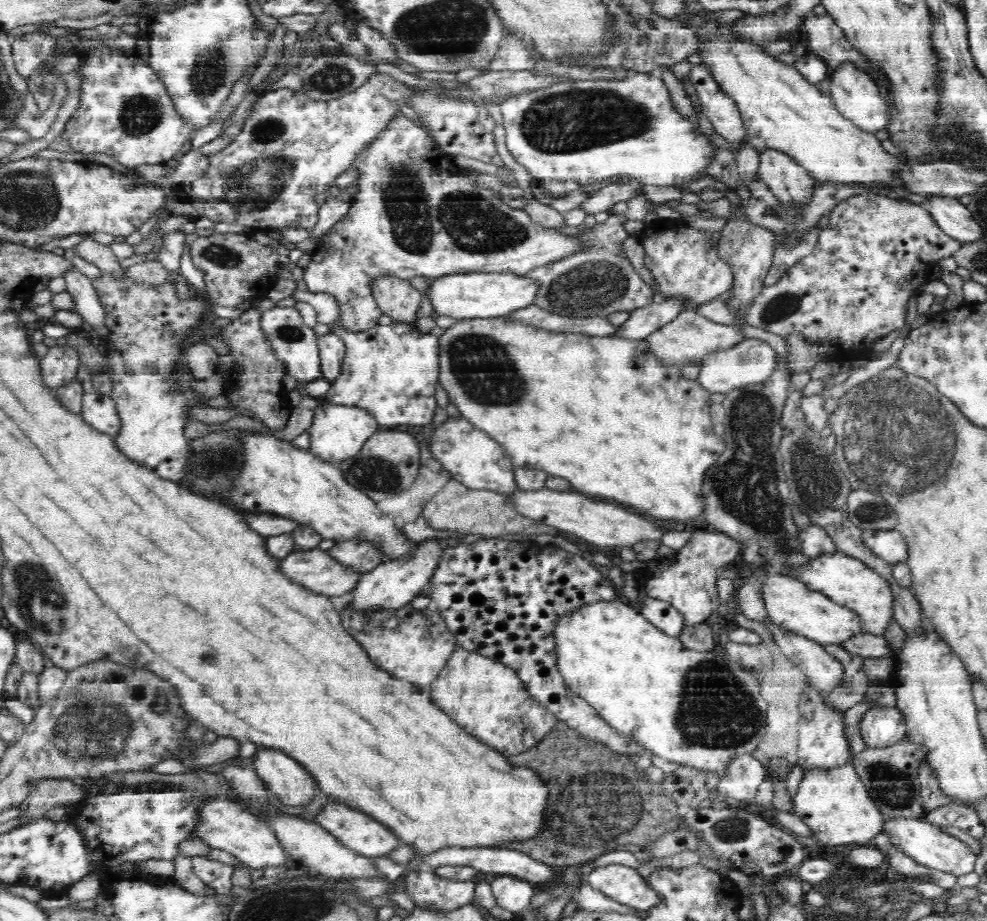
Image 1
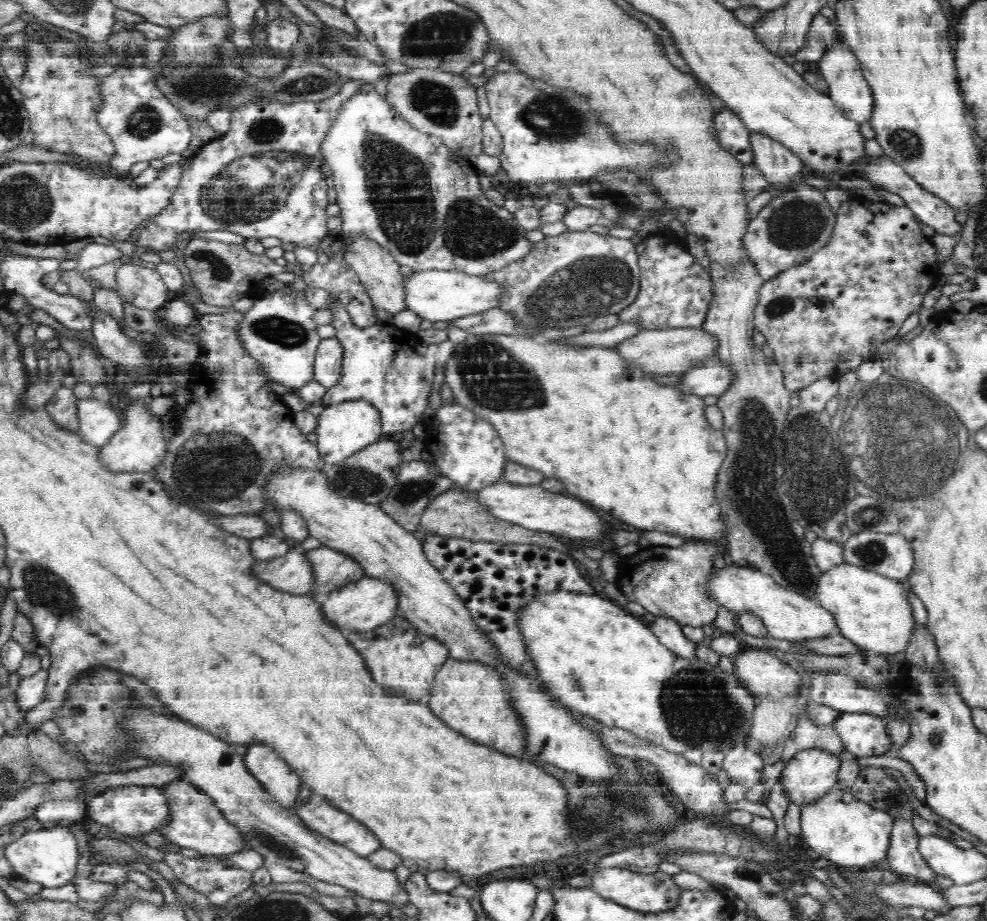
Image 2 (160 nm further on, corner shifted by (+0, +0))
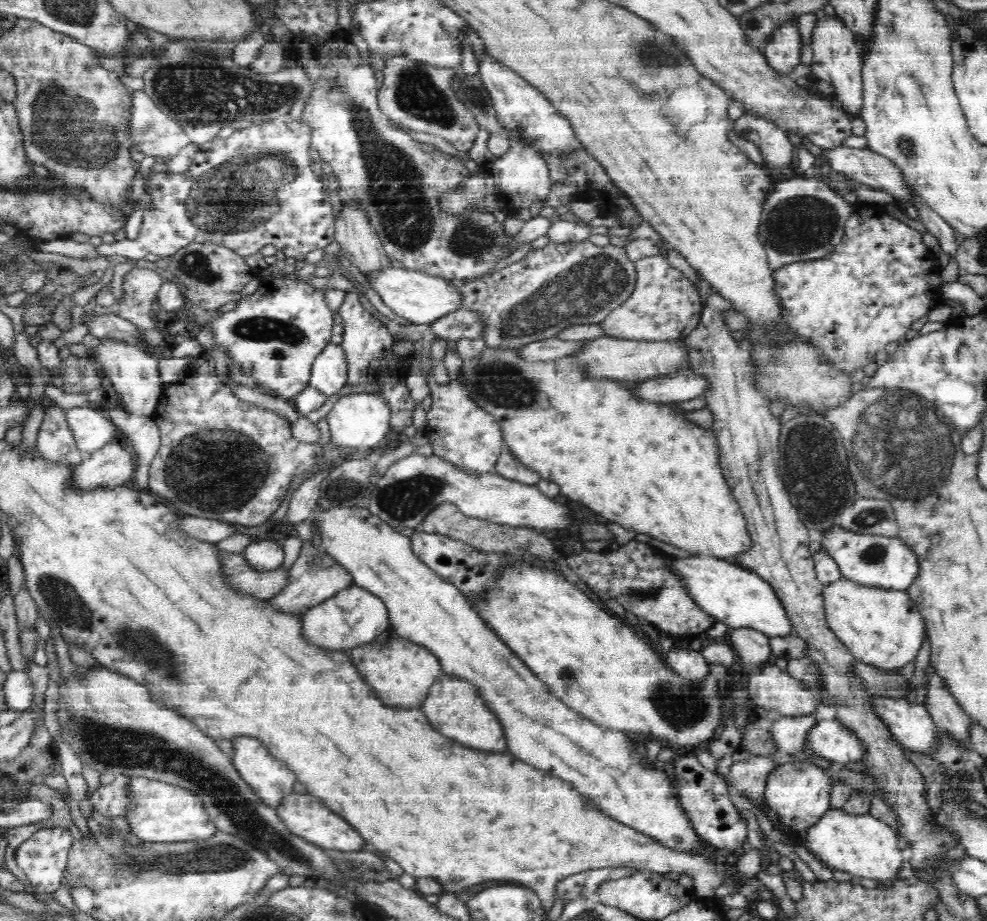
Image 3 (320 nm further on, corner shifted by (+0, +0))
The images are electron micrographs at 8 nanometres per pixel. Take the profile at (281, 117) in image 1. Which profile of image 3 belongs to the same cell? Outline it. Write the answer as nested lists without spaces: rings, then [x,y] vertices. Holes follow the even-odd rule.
[[[290,114],[279,117],[279,118],[274,118],[274,120],[269,121],[269,122],[264,122],[263,124],[260,125],[253,125],[248,128],[240,128],[240,130],[235,130],[234,133],[232,133],[232,136],[229,136],[228,138],[218,138],[214,137],[210,143],[212,146],[208,146],[208,144],[205,144],[204,146],[200,146],[200,148],[197,150],[196,154],[193,156],[192,164],[189,166],[188,170],[182,174],[171,174],[167,175],[164,173],[161,174],[154,174],[152,176],[152,179],[150,180],[150,184],[148,184],[148,196],[150,196],[150,202],[152,203],[152,207],[149,208],[148,210],[144,210],[143,212],[143,221],[139,230],[139,234],[136,239],[134,240],[124,240],[124,241],[115,241],[112,242],[111,244],[107,243],[102,243],[97,246],[96,252],[97,256],[112,256],[112,255],[120,255],[126,257],[129,261],[136,262],[140,260],[141,258],[144,258],[144,256],[148,256],[148,254],[157,254],[160,257],[171,257],[175,252],[178,252],[182,247],[192,243],[192,242],[214,242],[218,243],[220,246],[226,246],[230,247],[232,250],[237,251],[240,255],[242,255],[244,258],[246,256],[252,256],[252,254],[256,254],[256,252],[260,252],[260,249],[263,246],[268,246],[268,244],[272,244],[272,246],[276,247],[276,250],[280,250],[280,252],[284,252],[284,254],[288,257],[294,257],[298,261],[305,261],[306,254],[310,254],[312,250],[322,250],[323,248],[326,248],[328,244],[332,244],[332,242],[335,241],[334,238],[334,233],[335,233],[335,228],[334,228],[334,221],[335,221],[335,215],[334,212],[332,211],[332,206],[330,205],[330,201],[325,197],[325,187],[323,184],[323,180],[320,179],[312,169],[310,169],[309,161],[311,160],[310,155],[308,153],[308,150],[310,150],[311,147],[311,124],[309,122],[305,122],[305,120],[301,120],[301,118],[292,118]]]

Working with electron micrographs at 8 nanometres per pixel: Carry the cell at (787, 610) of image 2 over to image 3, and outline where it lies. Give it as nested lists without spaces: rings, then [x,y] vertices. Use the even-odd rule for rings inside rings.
[[[707,555],[688,556],[679,560],[675,558],[675,560],[677,562],[673,565],[673,570],[684,577],[692,600],[695,600],[696,604],[712,615],[717,622],[723,622],[734,629],[752,627],[769,637],[786,637],[794,632],[790,615],[780,603],[772,584],[760,578],[759,574],[748,571],[733,561],[724,561]]]

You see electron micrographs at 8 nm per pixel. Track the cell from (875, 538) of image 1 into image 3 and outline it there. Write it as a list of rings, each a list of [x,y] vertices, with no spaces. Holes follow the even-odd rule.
[[[834,526],[822,534],[821,550],[832,556],[842,576],[868,587],[893,588],[907,592],[919,572],[916,554],[898,537],[858,535]]]

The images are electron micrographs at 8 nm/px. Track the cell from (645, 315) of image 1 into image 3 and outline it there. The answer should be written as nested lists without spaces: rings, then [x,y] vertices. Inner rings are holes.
[[[552,337],[541,341],[532,342],[519,349],[520,358],[528,362],[546,362],[569,356],[576,352],[586,341],[564,341]]]

